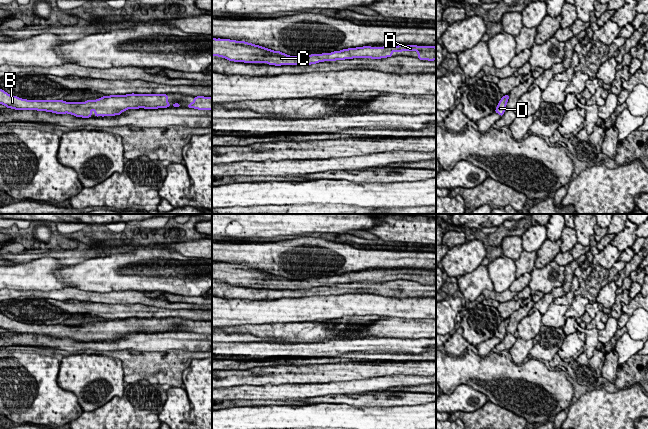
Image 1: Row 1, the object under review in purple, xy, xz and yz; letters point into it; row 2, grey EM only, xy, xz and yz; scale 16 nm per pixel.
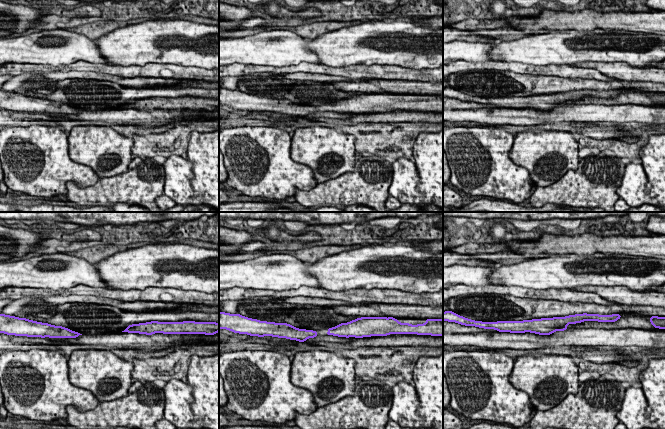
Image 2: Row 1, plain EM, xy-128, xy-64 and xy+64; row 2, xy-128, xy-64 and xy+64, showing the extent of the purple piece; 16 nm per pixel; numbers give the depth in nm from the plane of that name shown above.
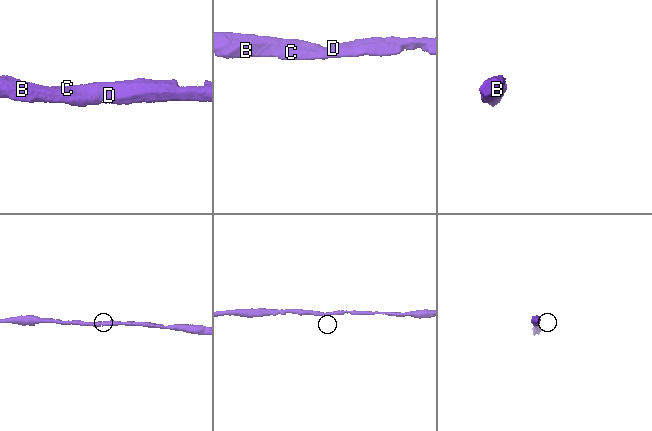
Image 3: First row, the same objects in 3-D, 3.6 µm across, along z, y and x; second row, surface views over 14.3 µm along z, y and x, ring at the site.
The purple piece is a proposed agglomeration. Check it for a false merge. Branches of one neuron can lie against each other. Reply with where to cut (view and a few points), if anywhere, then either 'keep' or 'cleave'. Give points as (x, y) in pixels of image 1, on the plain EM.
no cut; keep

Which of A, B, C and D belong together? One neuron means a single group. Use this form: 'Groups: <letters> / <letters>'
Groups: A B C D

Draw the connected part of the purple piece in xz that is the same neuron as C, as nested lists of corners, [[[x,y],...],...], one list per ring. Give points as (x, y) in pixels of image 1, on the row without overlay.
[[[212,262],[212,280],[223,281],[229,285],[244,287],[267,287],[268,289],[311,289],[324,285],[353,282],[381,283],[392,281],[394,275],[417,275],[420,284],[436,284],[435,270],[398,269],[371,271],[363,270],[343,273],[331,277],[311,278],[309,280],[290,280],[245,265]]]

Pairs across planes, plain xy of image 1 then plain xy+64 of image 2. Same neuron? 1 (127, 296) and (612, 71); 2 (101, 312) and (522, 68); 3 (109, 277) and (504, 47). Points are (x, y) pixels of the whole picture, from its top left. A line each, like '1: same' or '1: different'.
1: different
2: different
3: same

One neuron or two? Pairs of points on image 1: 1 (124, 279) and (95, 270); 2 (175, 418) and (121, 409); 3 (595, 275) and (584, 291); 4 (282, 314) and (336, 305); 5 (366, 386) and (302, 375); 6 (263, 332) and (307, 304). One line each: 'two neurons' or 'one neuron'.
1: one neuron
2: two neurons
3: one neuron
4: one neuron
5: two neurons
6: two neurons

